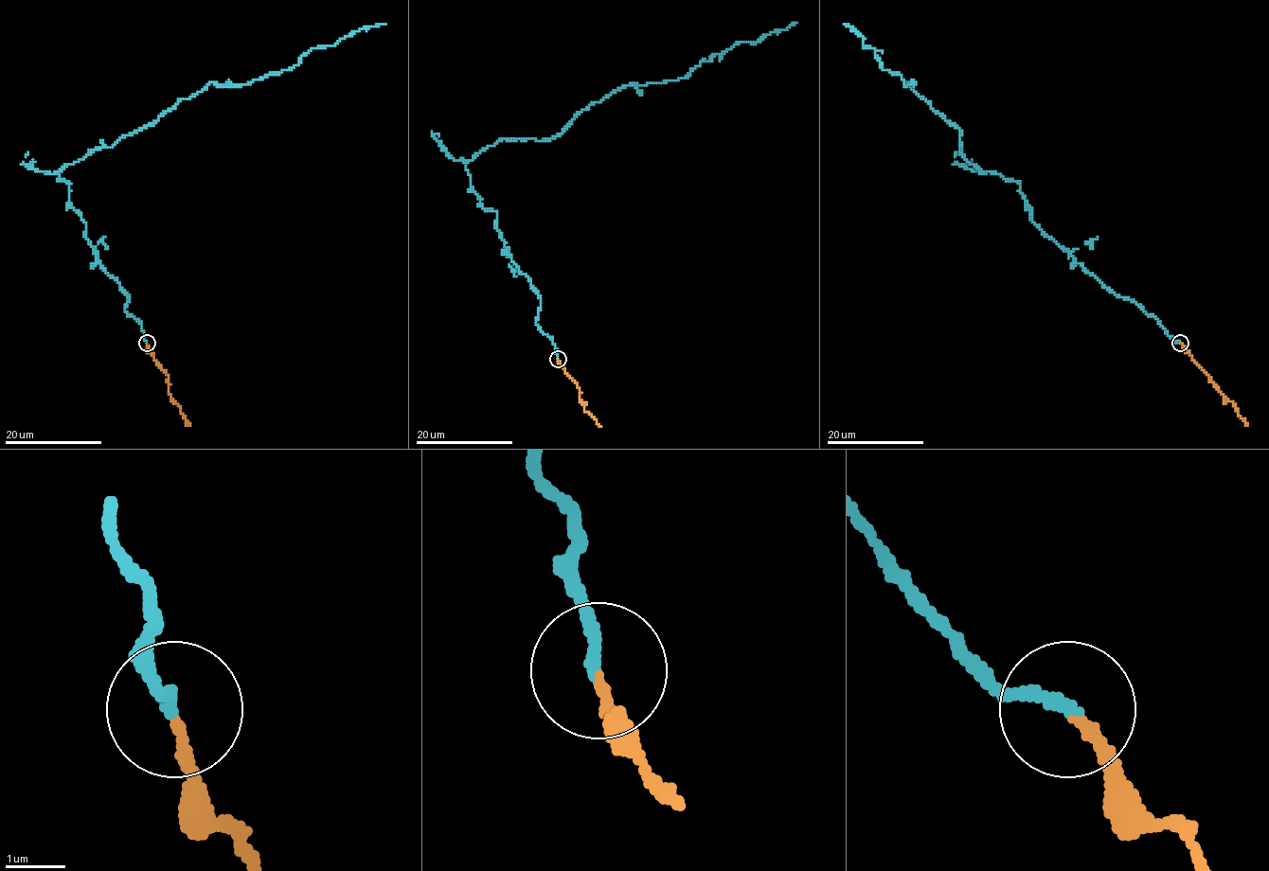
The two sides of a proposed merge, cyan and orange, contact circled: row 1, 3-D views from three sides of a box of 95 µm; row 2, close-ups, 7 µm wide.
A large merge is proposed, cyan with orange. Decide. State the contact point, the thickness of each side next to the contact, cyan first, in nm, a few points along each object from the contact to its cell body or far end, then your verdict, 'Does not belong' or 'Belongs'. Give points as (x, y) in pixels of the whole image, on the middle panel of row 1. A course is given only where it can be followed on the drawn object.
Place: (558, 359). Thickness 240 nm (cyan) against 180 nm. Course of cyan: (558, 359), (536, 323), (539, 295), (466, 165), (499, 140), (548, 140), (621, 87), (685, 79), (797, 22). Course of orange: (558, 359), (579, 387), (580, 401), (601, 427). Does not belong

